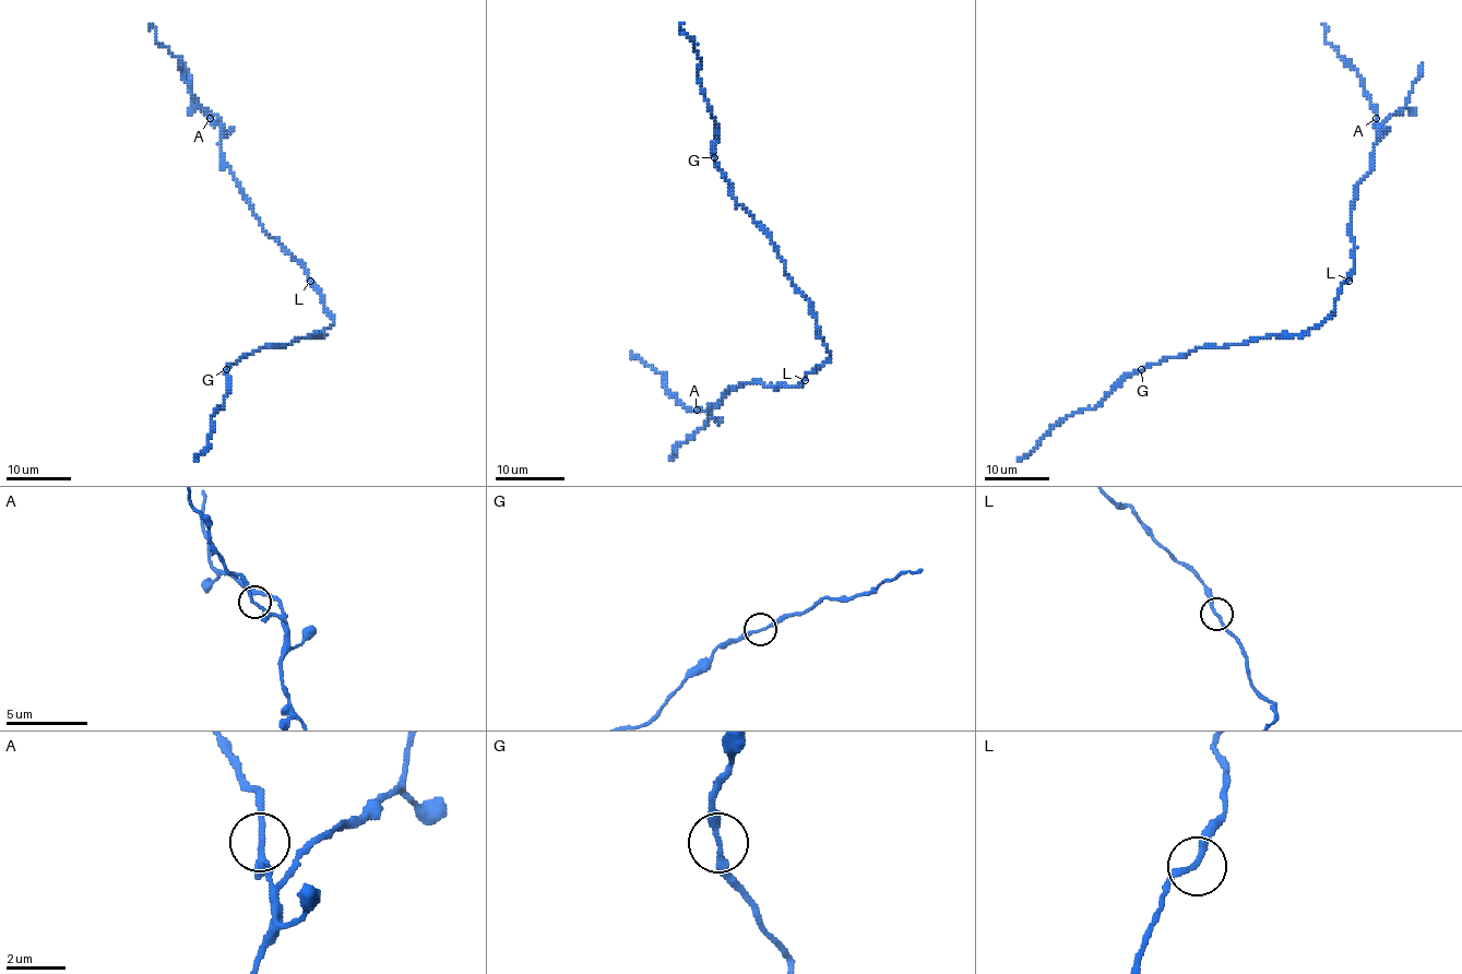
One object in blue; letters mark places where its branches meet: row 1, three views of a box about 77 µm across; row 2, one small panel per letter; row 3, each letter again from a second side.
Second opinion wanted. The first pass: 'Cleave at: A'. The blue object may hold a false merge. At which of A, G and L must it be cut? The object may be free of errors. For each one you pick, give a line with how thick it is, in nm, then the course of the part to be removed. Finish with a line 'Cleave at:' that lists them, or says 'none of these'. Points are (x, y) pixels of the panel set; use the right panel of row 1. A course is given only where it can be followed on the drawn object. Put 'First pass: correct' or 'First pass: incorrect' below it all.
A: calibre 200 nm; course (1376, 119), (1362, 76), (1326, 40), (1328, 28), (1322, 23)
Cleave at: A
First pass: correct

